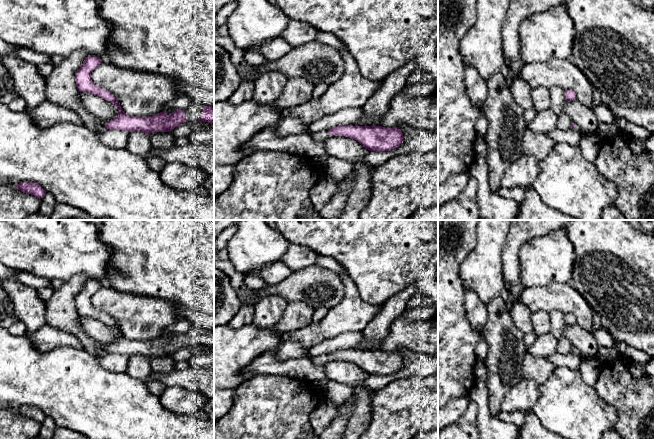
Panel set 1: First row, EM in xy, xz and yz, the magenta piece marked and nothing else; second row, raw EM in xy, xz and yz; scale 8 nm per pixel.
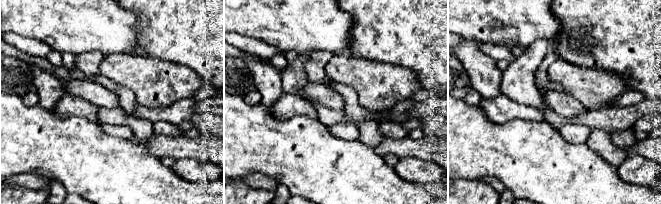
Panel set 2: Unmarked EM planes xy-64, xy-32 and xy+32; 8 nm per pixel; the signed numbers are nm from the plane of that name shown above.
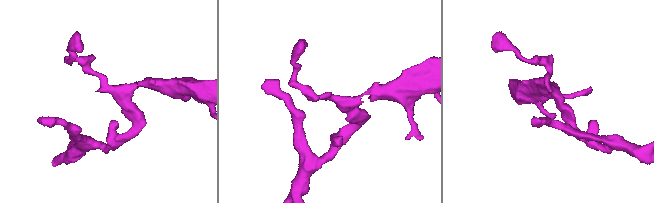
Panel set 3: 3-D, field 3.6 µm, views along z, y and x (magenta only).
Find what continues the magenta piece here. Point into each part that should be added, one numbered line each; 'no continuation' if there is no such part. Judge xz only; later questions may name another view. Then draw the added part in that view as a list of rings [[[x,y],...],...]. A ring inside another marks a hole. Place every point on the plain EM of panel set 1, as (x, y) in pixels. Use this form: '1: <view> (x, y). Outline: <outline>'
1: xz (322, 359). Outline: [[[329,354],[326,355],[320,355],[317,357],[312,357],[312,361],[314,364],[326,364],[327,362],[331,361],[332,359],[328,358]]]

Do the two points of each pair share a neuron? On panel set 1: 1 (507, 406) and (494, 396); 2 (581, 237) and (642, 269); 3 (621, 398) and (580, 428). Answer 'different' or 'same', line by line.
1: different
2: same
3: different

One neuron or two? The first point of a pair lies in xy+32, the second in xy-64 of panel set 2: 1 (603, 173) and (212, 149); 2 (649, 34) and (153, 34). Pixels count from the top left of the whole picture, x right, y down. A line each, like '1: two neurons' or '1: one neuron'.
1: two neurons
2: one neuron

